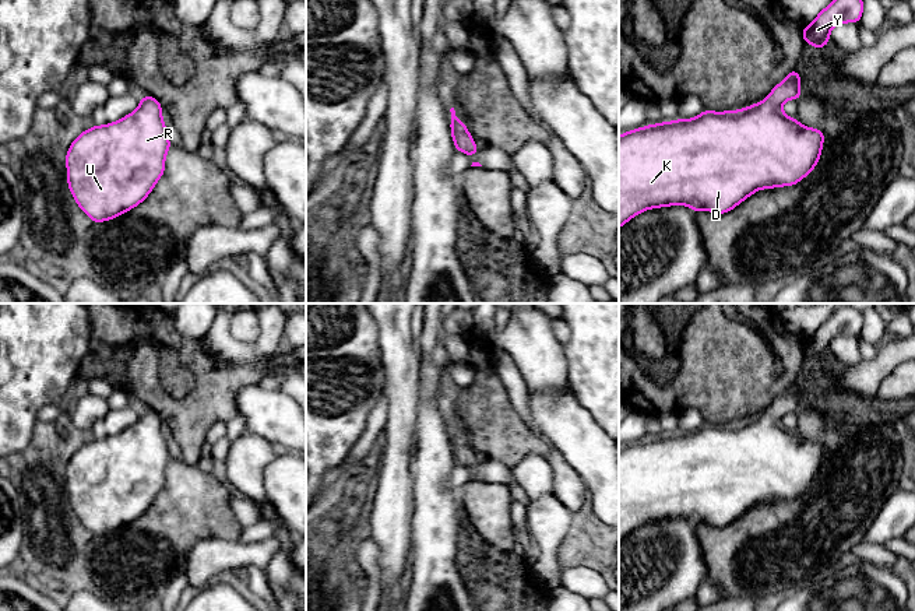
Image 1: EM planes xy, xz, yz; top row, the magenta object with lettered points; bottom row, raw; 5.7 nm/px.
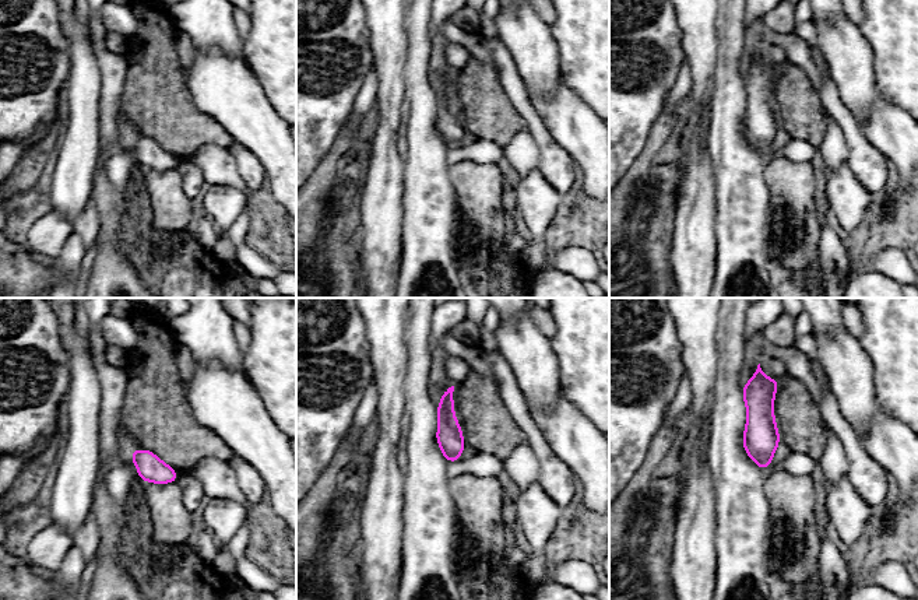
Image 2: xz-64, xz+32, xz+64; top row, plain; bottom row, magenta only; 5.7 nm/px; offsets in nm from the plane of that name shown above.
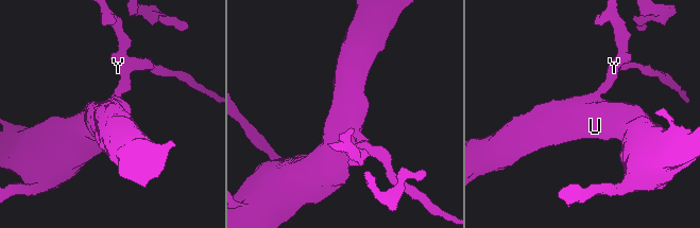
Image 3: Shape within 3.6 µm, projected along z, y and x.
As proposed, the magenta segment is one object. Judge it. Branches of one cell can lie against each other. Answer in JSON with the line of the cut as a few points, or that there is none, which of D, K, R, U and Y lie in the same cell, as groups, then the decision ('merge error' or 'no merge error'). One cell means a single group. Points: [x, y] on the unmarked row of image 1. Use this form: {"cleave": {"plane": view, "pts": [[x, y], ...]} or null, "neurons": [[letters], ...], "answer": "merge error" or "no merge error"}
{"cleave": null, "neurons": [["D", "K", "R", "U", "Y"]], "answer": "no merge error"}

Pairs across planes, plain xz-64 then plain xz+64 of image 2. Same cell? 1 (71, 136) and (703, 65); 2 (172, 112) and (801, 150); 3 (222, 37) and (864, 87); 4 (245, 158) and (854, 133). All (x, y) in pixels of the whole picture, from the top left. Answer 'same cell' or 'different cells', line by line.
1: same cell
2: different cells
3: same cell
4: same cell

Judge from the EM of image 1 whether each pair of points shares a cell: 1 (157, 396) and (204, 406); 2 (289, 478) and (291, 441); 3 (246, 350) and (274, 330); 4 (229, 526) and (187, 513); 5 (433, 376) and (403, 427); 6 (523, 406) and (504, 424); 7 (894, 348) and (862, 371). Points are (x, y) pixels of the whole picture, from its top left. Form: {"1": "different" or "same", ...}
{"1": "same", "2": "different", "3": "different", "4": "same", "5": "different", "6": "different", "7": "same"}

